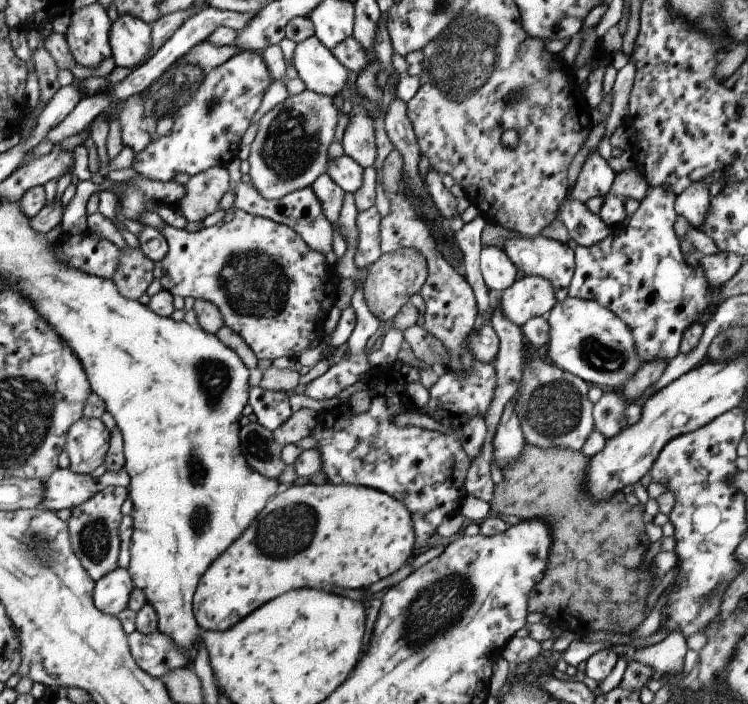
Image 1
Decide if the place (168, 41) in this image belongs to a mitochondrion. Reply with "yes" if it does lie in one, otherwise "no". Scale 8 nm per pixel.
no

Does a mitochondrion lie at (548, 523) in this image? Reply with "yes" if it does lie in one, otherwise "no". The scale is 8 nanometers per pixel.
no

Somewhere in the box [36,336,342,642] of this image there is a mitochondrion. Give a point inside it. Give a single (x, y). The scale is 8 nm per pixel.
(286, 531)

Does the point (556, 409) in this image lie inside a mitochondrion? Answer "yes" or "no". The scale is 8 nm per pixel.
yes

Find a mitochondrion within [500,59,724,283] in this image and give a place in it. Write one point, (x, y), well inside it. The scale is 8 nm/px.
(524, 90)

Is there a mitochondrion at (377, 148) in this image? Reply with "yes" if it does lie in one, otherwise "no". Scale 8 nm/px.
no

